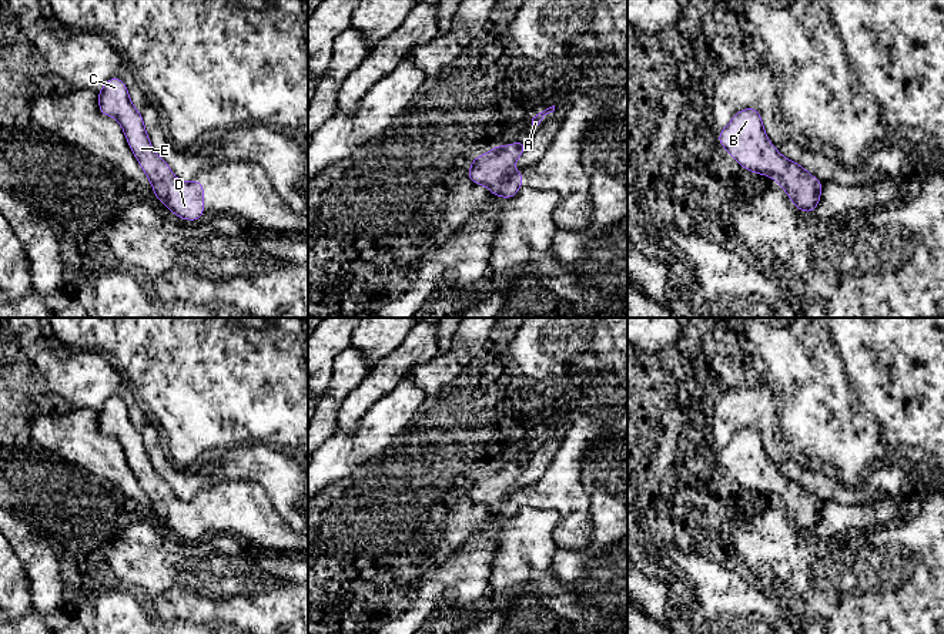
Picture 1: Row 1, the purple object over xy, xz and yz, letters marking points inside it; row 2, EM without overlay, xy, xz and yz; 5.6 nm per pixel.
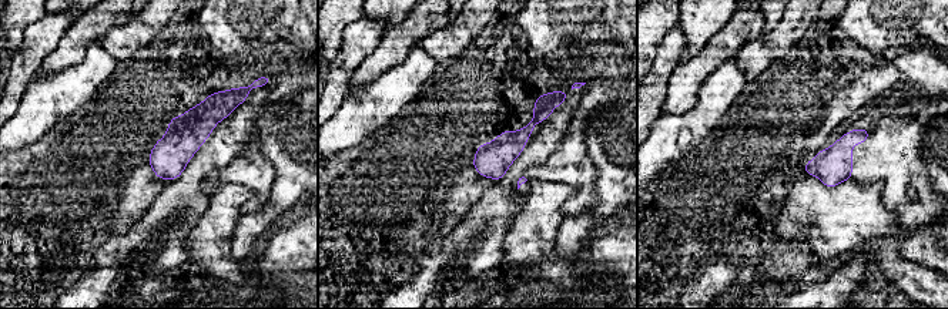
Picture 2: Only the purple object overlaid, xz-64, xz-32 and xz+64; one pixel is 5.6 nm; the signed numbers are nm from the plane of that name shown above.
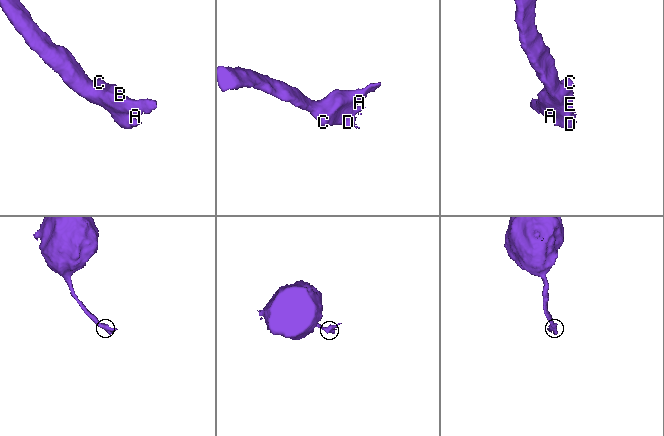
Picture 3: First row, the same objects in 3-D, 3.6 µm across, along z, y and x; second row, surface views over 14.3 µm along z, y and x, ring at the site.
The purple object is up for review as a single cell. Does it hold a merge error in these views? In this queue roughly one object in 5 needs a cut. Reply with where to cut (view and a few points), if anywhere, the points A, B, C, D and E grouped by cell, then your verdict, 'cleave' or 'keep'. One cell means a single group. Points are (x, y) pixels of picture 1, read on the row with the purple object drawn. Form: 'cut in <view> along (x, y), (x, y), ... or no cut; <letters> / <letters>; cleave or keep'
no cut; A B C D E; keep

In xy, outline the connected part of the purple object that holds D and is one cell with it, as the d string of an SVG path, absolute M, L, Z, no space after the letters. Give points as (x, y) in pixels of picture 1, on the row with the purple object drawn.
M111 77L98 90L98 110L121 125L128 147L151 182L157 199L163 201L175 217L198 221L204 217L204 184L180 181L168 162L153 148L141 113L130 100L125 83Z

